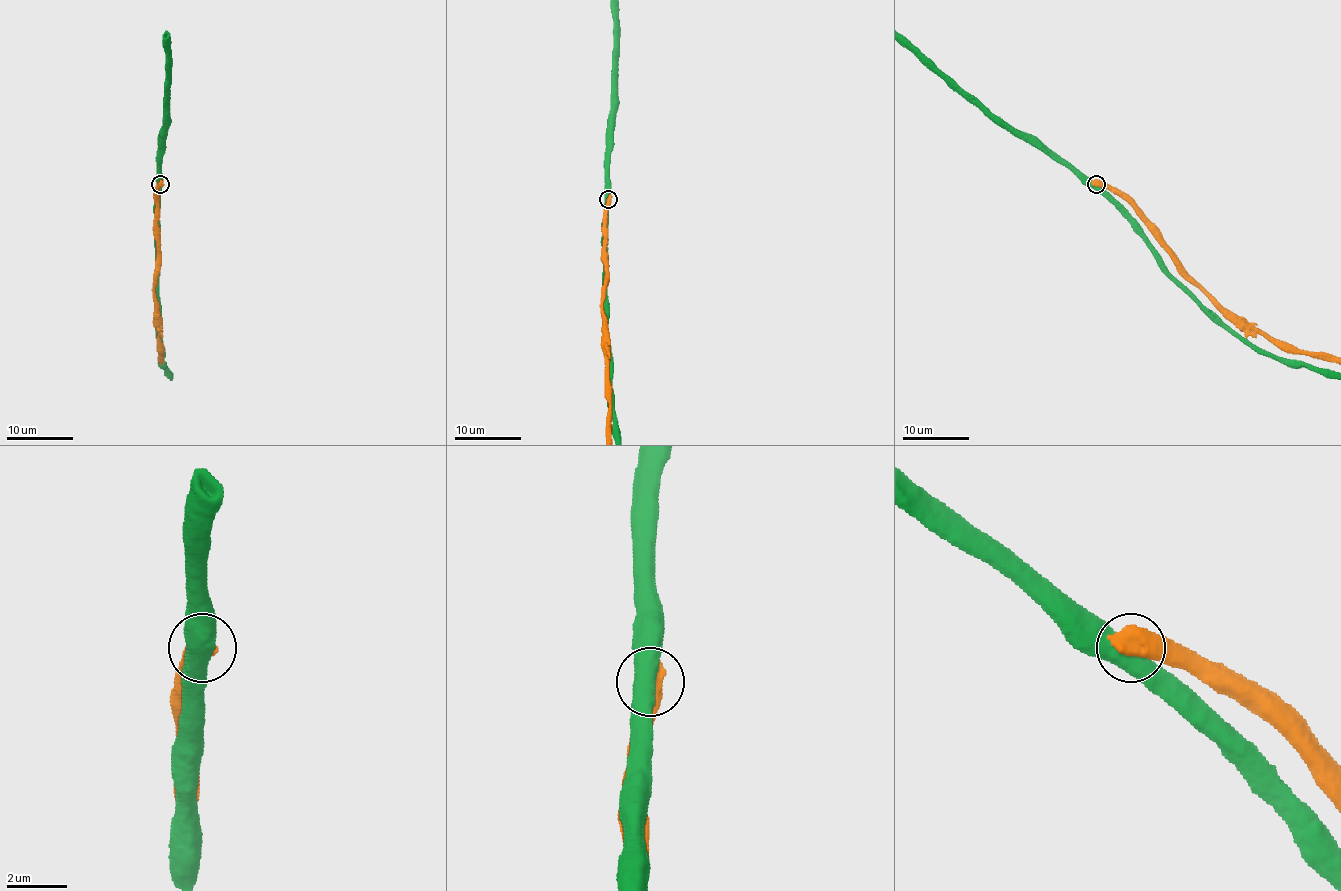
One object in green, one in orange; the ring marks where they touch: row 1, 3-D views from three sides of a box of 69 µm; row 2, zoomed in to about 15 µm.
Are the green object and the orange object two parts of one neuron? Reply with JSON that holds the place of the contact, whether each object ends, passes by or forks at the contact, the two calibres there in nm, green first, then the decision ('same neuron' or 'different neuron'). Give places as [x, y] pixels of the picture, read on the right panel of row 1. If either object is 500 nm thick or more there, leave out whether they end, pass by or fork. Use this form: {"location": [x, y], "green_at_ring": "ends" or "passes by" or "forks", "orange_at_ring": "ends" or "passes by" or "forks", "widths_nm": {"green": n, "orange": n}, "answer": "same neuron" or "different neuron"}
{"location": [1096, 184], "widths_nm": {"green": 550, "orange": 750}, "answer": "different neuron"}

